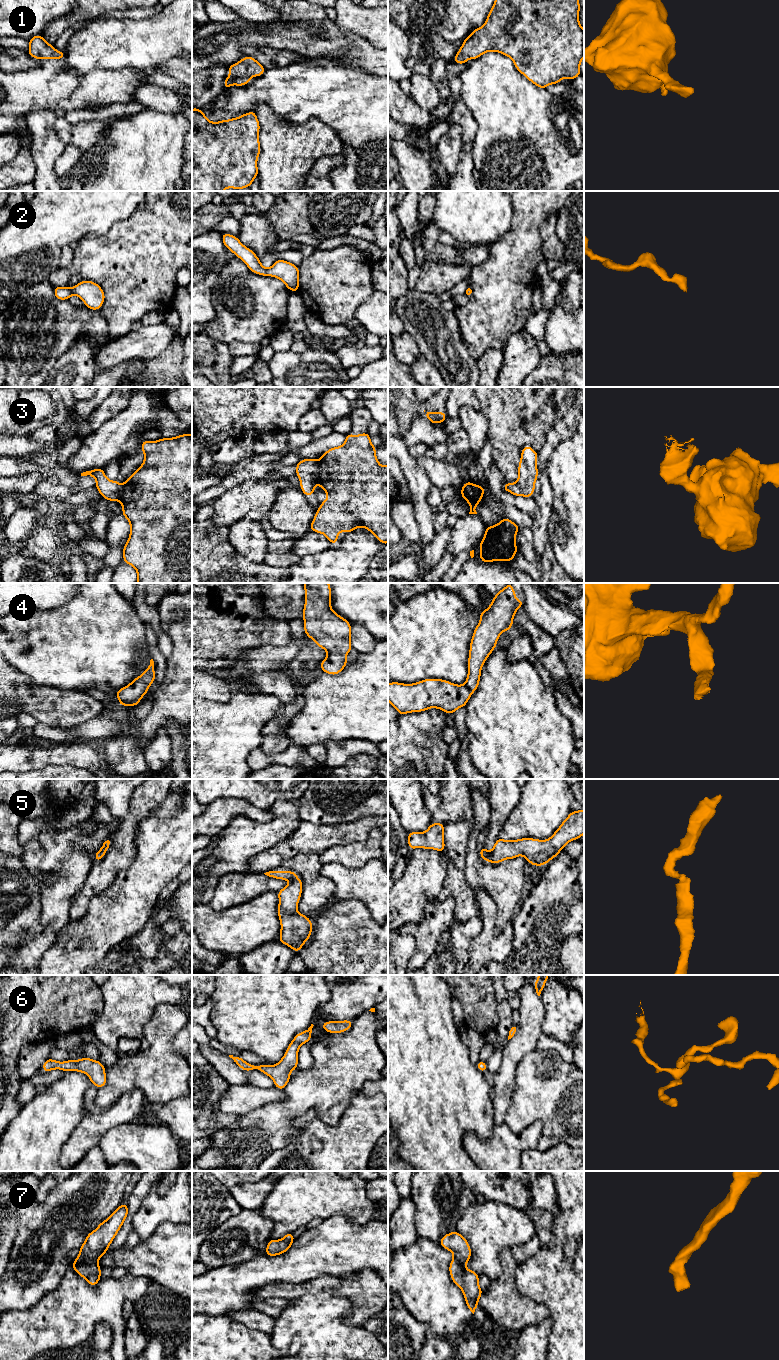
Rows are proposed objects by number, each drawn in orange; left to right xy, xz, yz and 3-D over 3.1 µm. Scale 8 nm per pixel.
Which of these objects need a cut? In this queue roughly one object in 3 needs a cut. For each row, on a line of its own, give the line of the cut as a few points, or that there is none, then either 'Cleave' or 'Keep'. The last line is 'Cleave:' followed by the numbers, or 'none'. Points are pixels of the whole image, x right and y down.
1: No split. Keep
2: No split. Keep
3: Split along yz (462, 487), (466, 493), (471, 492), (477, 487), (484, 490). Cleave
4: No split. Keep
5: No split. Keep
6: No split. Keep
7: No split. Keep
Cleave: 3

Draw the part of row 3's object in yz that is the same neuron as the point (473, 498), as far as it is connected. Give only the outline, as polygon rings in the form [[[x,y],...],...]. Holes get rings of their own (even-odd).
[[[463,487],[460,489],[462,498],[465,499],[470,505],[470,512],[469,514],[477,514],[475,508],[480,503],[481,499],[483,498],[484,492],[486,491],[485,488],[482,491],[481,488],[477,487],[469,494],[466,494]]]

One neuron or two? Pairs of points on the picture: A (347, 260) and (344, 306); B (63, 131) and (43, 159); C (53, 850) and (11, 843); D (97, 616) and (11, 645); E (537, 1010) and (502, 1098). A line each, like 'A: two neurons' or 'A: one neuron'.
A: one neuron
B: two neurons
C: two neurons
D: one neuron
E: one neuron

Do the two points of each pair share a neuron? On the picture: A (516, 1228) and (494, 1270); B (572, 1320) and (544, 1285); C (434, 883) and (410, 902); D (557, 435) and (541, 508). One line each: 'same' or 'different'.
A: same
B: same
C: same
D: same

